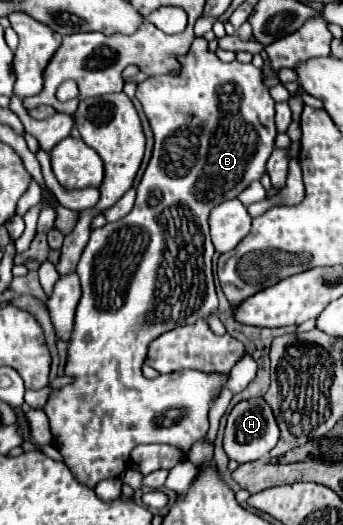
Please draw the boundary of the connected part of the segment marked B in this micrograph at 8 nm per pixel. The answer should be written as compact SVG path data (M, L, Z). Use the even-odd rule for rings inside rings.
M196 38L180 62L180 76L150 76L138 84L136 98L154 132L154 152L136 188L138 196L132 212L118 222L94 230L80 256L78 276L82 298L76 306L74 330L68 340L68 358L64 366L64 376L70 376L74 382L54 390L42 406L50 422L52 442L62 454L64 464L76 480L90 490L104 478L120 476L128 468L130 452L138 444L166 442L186 452L196 440L204 438L208 432L210 402L216 390L226 382L226 374L214 376L198 370L182 370L151 380L142 376L140 368L146 358L146 348L156 336L176 326L194 324L198 318L208 318L216 312L218 298L212 271L214 246L210 240L208 216L216 204L236 198L252 180L264 176L266 160L274 150L276 138L274 100L264 82L262 68L238 60L224 64L214 52L208 52L208 42L204 38ZM170 242L178 242L178 258L174 254L164 258L164 252L170 250L166 244L170 246Z

